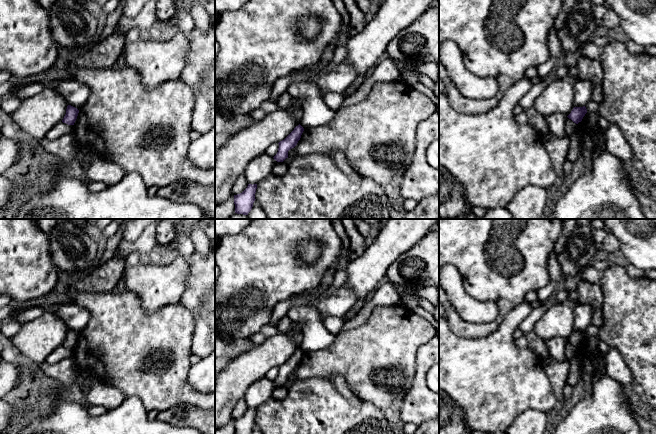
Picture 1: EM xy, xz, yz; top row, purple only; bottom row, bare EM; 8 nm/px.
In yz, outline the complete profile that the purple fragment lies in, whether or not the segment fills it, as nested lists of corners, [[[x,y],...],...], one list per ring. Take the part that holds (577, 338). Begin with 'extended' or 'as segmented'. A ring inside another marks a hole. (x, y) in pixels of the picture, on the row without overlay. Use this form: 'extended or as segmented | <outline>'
as segmented | [[[585,330],[583,331],[574,331],[571,337],[567,340],[574,347],[578,348],[582,345],[583,341],[587,337],[587,333]]]

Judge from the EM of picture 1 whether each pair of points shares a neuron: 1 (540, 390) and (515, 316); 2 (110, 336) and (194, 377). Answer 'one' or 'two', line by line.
1: one
2: two

